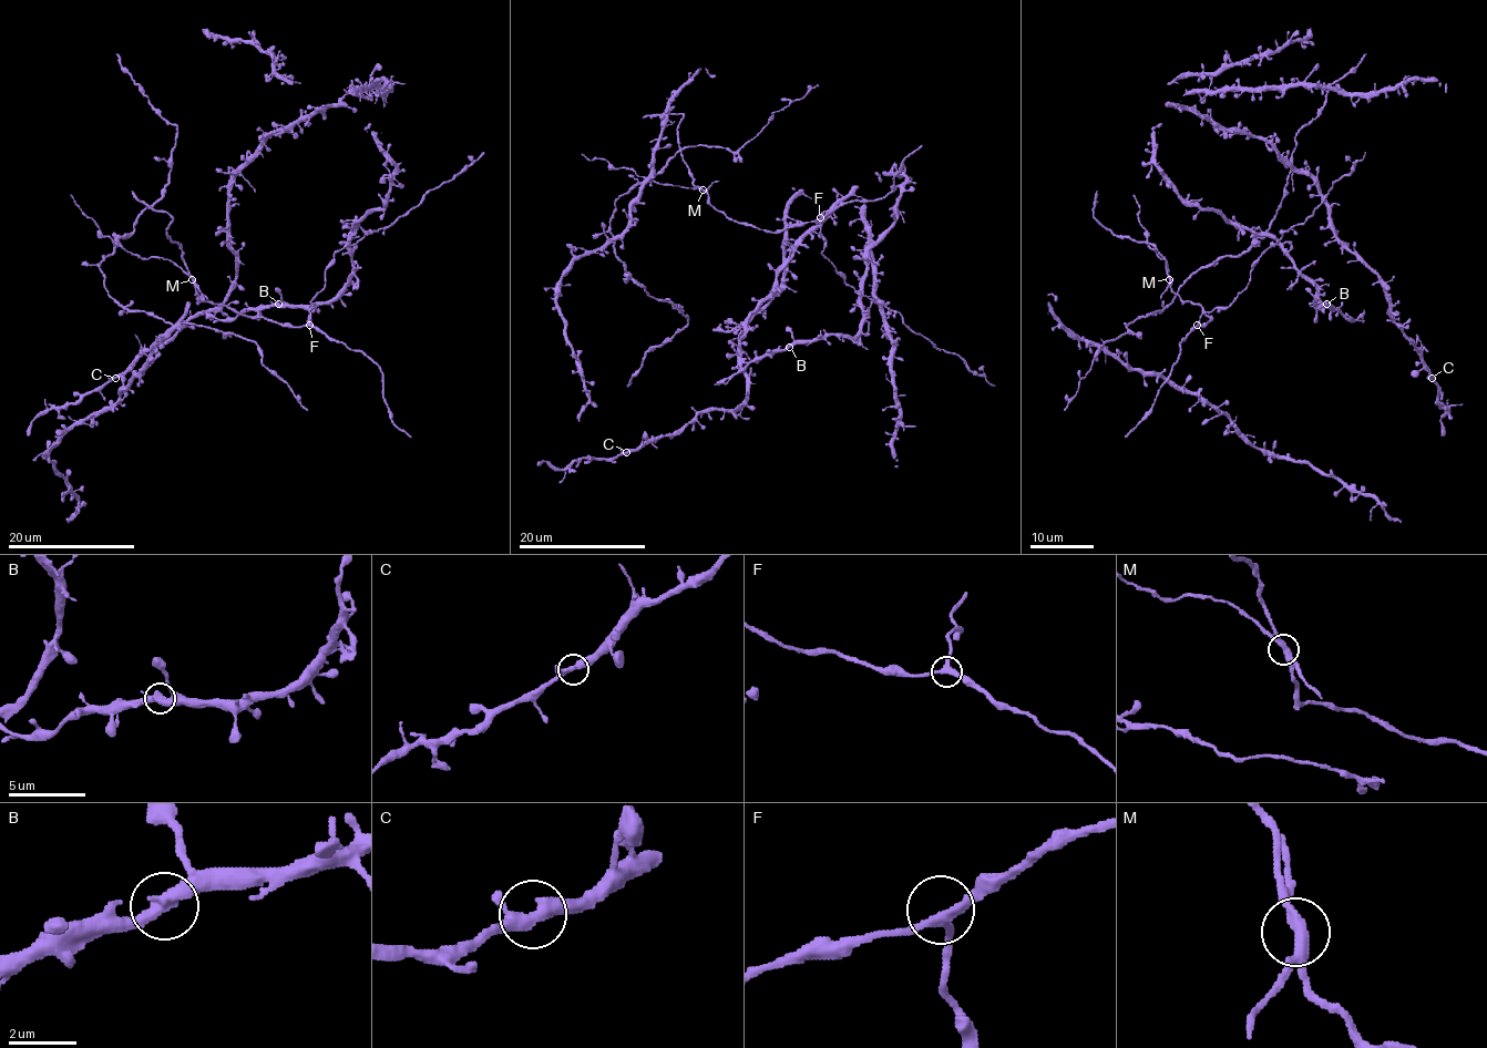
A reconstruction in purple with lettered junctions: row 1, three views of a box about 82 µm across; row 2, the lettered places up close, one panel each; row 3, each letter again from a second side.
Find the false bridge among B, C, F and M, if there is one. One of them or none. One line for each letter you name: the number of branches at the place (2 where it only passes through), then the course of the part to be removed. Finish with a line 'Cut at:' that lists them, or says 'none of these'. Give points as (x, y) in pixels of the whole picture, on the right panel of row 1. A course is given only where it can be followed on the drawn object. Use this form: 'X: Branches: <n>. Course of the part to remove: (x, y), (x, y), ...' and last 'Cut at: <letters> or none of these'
M: Branches: 3. Course of the part to remove: (1169, 279), (1167, 262), (1149, 246), (1147, 234), (1138, 219), (1139, 204), (1132, 194)
Cut at: M

